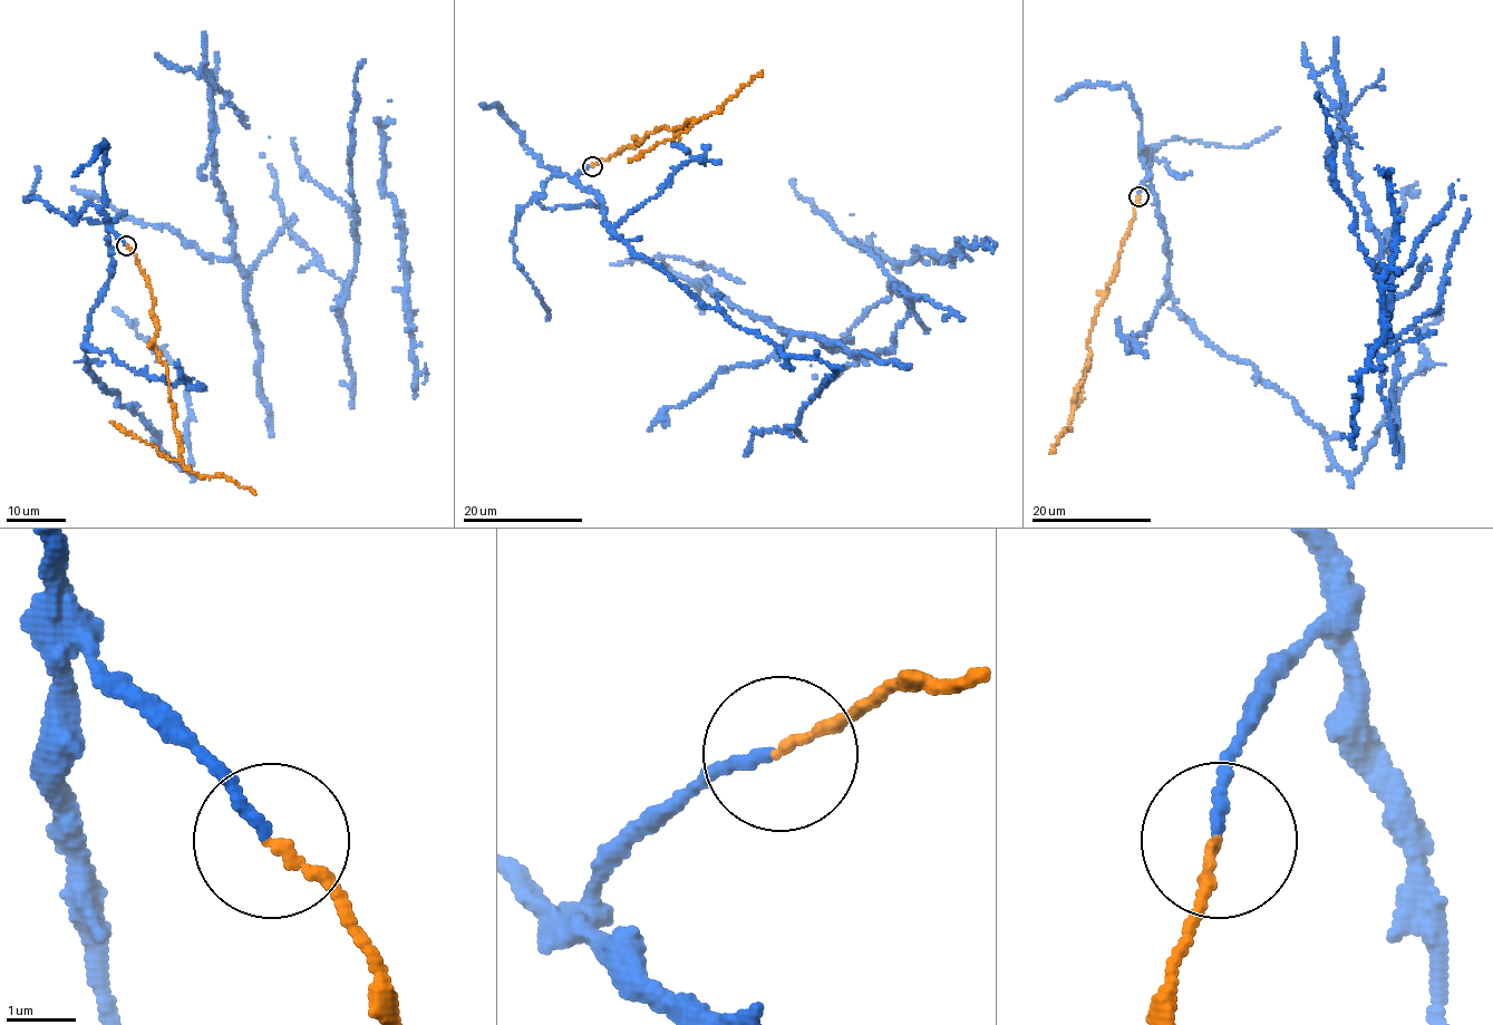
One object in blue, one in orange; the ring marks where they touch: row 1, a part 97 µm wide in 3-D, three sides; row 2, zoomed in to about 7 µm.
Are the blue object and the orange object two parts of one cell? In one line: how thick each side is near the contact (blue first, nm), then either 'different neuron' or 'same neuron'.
140/160 nm | different neuron

